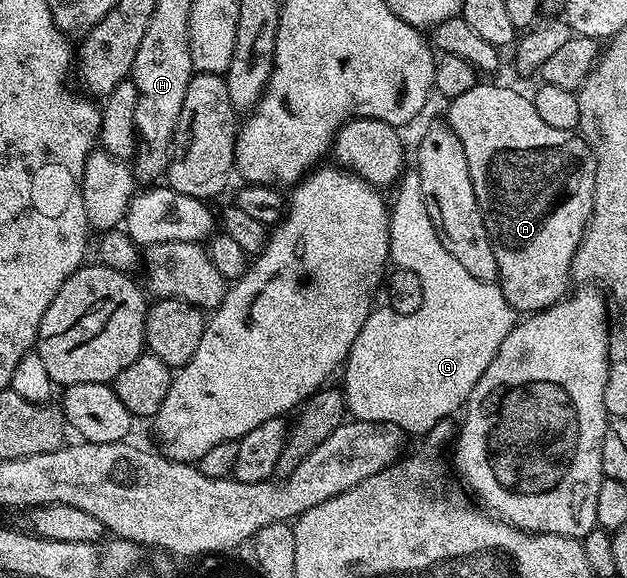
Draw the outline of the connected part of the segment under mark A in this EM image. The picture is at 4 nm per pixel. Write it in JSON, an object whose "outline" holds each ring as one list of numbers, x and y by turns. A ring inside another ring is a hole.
{"outline":[[478,83,471,87,471,91,452,98,448,102,449,118,447,124,455,131,459,143,463,143,463,151,467,155,467,167,471,171,471,183,475,187,475,195,479,199,479,207,485,214,485,226,489,232,489,238,493,240,493,250,495,251,495,263,497,264,497,281,501,286,503,295,507,303,516,309,518,314,532,315,540,313,542,309,550,309,558,301,566,296,571,285,571,274,573,272,573,260,575,251,585,234,585,228,591,215,591,207,595,199,595,155,589,149,589,144,577,131,559,131,555,127,550,127,543,118,535,111,532,100,521,93,516,93,513,89,508,89,505,85,485,85]]}

